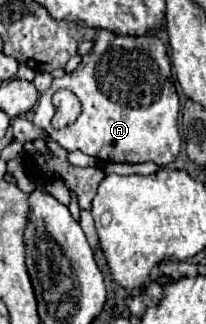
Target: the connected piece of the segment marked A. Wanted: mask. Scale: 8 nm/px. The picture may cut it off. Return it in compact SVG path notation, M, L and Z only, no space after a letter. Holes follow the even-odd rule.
M98 30L94 48L82 58L80 66L64 78L56 78L52 86L40 94L32 122L48 130L50 138L66 150L82 150L104 162L156 162L166 166L174 162L180 152L180 102L170 76L170 58L160 38L152 34L132 38ZM58 90L70 90L78 96L82 112L66 128L54 130L50 126L56 114L52 96Z

